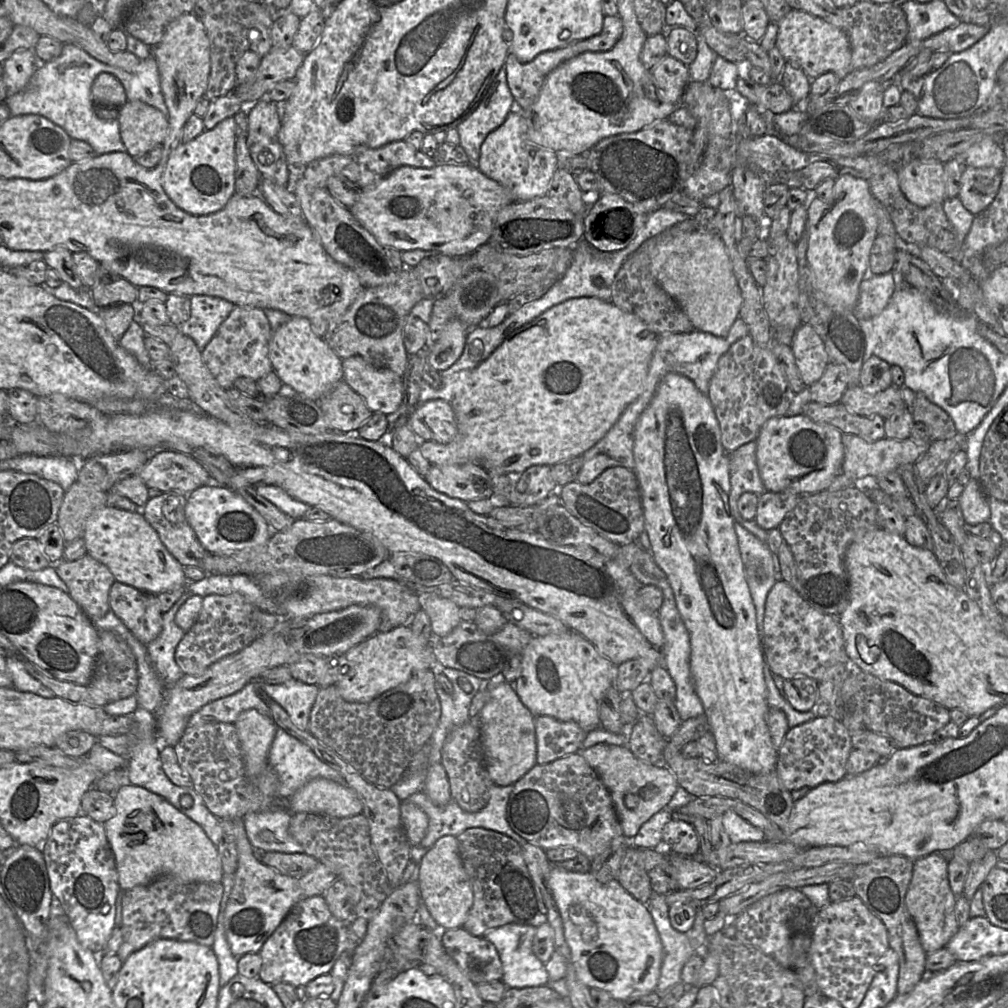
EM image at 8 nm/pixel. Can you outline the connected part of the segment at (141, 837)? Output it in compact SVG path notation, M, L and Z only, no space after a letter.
M137 785L122 786L114 795L116 814L104 824L106 836L113 852L121 891L148 885L162 875L176 877L185 883L221 883L224 872L217 846L204 830L172 804L157 794Z

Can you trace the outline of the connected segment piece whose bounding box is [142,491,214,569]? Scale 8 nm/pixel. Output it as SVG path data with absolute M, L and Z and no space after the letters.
M177 491L163 492L157 497L151 497L142 508L142 514L148 523L157 531L157 534L173 557L183 566L197 566L202 569L202 565L208 556L214 554L207 551L199 542L195 532L188 524L185 517L185 505L188 495L183 495Z

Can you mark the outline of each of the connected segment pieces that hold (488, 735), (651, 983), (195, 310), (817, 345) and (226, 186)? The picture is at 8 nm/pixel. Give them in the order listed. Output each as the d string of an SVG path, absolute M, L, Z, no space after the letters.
M502 674L487 681L493 687L489 692L489 700L478 714L485 767L494 785L514 785L537 764L535 716L522 703L514 686L507 683Z
M552 866L547 886L563 921L571 962L577 978L583 984L606 991L623 1002L656 990L663 960L663 945L646 904L634 898L617 880L601 883L592 872L578 873Z
M208 295L191 296L190 305L190 318L177 328L193 339L202 352L236 306L223 298Z
M802 323L795 330L790 346L802 381L805 387L810 387L820 379L829 363L825 345L810 325Z
M233 116L218 123L210 130L204 130L193 140L180 143L170 155L162 174L162 187L172 202L183 211L202 216L224 208L235 193L235 142L237 137L236 123Z

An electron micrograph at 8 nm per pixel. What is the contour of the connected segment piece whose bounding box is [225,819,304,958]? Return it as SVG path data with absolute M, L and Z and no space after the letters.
M243 819L235 820L235 828L238 868L225 908L225 933L231 952L239 958L248 953L259 953L267 939L304 897L299 879L283 875L260 861L247 838Z

